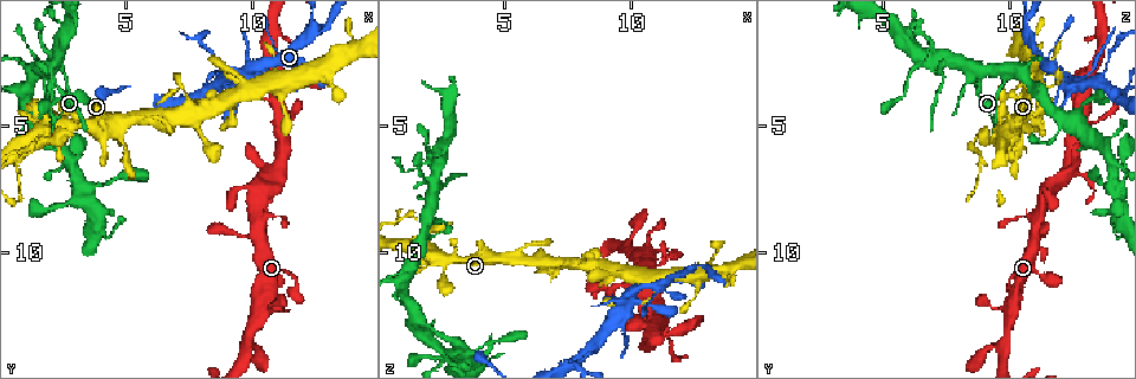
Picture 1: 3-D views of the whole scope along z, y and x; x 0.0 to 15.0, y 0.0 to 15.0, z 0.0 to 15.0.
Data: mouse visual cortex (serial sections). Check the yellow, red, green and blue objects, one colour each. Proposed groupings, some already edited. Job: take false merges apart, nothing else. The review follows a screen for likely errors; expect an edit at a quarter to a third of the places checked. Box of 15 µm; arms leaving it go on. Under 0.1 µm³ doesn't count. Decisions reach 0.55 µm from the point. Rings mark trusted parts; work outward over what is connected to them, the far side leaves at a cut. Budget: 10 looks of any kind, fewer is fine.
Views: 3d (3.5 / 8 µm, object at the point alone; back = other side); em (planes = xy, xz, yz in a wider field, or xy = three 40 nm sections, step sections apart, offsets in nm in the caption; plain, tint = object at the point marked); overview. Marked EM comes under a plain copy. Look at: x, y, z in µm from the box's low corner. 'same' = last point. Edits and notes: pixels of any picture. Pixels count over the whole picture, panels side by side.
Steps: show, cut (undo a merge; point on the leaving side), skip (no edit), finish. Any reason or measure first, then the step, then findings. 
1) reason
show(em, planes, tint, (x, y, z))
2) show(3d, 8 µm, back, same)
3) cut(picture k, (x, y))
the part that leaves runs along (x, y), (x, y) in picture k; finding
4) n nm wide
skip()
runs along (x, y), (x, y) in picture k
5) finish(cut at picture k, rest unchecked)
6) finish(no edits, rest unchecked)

show(3d, 8 µm, (2.0, 5.6, 9.1))

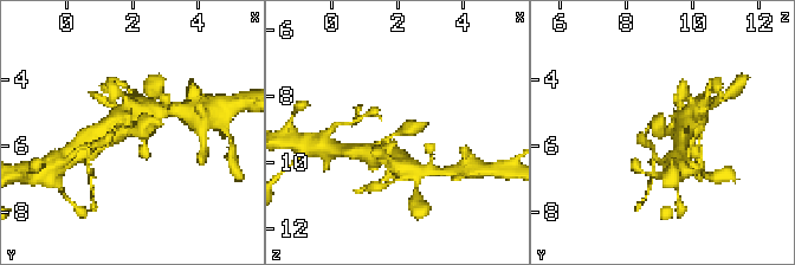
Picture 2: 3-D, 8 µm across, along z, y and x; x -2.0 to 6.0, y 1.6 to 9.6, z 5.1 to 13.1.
need the tissue
show(em, xy, step 2, tint, (2.0, 5.5, 9.2))

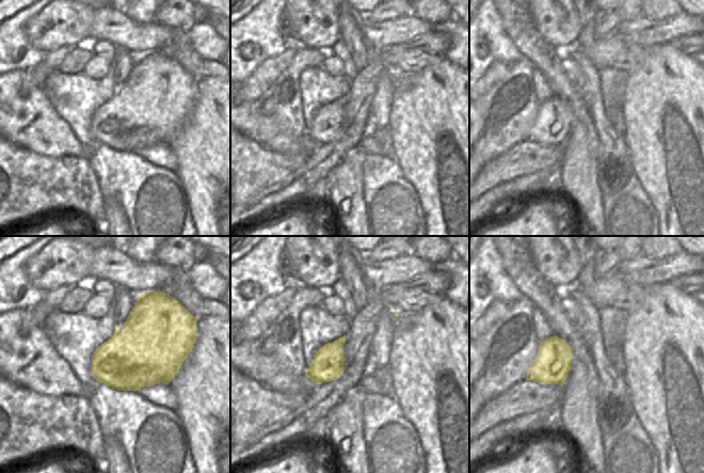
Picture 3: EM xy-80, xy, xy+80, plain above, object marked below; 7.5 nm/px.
240 nm wide
skip()
runs along (395, 159), (389, 139), (425, 124) in picture 2; all the same cell

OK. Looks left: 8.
a fork
show(3d, 8 µm, back, (8.8, 3.3, 13.5))

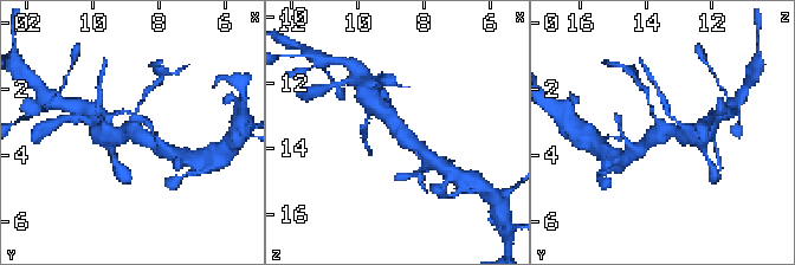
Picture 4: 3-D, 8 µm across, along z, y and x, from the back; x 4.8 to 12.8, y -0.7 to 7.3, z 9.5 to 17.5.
show(em, xy, step 3, tint, (8.8, 3.3, 13.4))

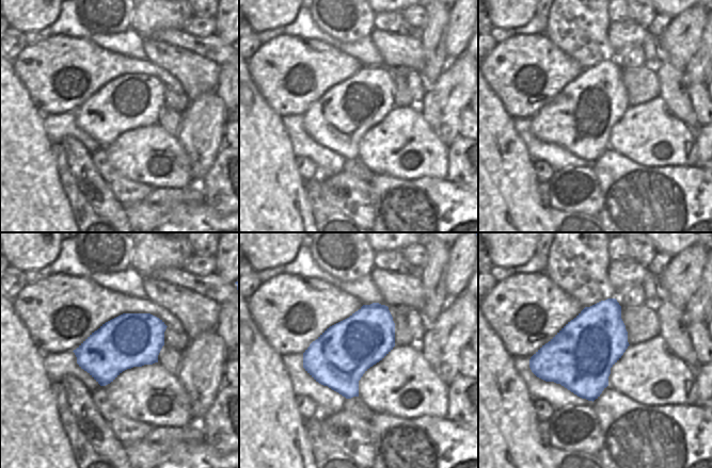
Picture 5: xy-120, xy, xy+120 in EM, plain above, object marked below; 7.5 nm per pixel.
3 arms; arms of 100, 400, 400 nm
skip()
runs along (374, 105), (401, 136), (422, 150) in picture 4; one cell here

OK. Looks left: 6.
abrupt turn
show(3d, 3.5 µm, (7.9, 1.6, 14.4))

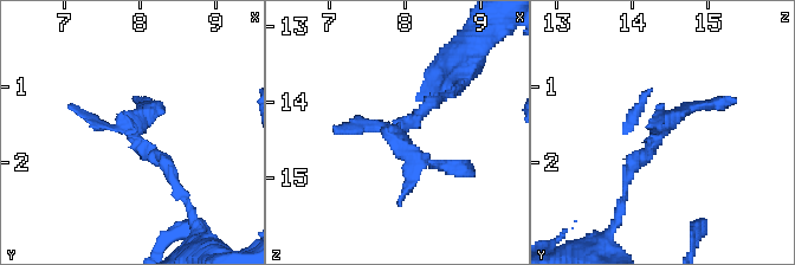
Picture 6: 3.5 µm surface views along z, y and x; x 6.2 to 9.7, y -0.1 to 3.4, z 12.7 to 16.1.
show(em, xy, step 5, tint, (7.90, 1.60, 14.35))

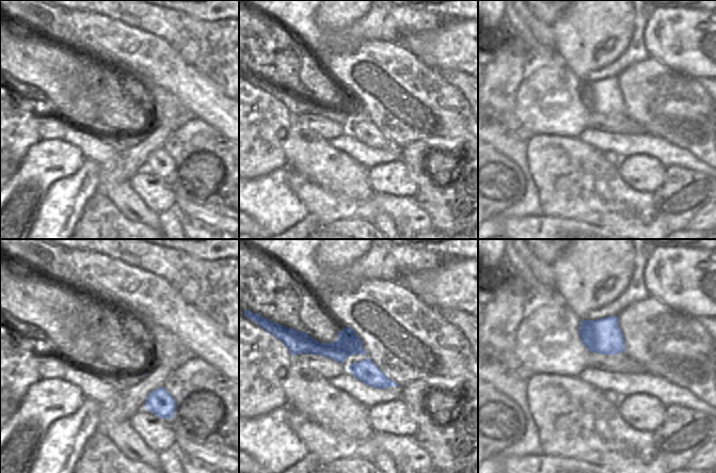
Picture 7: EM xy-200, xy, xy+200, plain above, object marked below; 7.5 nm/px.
skip()
runs along (627, 183), (660, 129), (703, 103) in picture 6; continuous, no second cell

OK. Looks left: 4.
calibre changes
show(3d, 3.5 µm, (12.5, 1.3, 10.6))

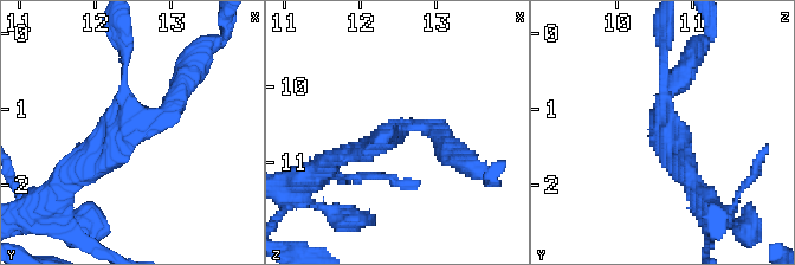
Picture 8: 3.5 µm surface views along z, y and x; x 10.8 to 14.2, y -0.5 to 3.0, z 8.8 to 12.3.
3 arms; arms of 100, 200, 250 nm; shape alone is not enough
show(em, xy, step 1, tint, (12.40, 1.30, 10.65))

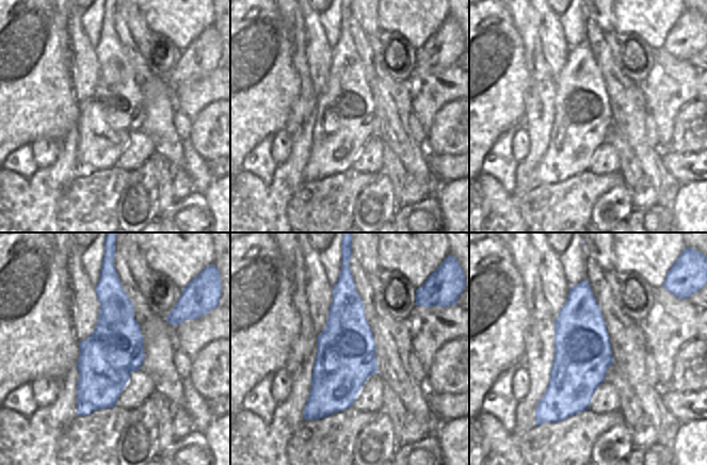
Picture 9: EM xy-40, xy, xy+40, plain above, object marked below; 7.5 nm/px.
show(em, xy, step 3, tint, same)

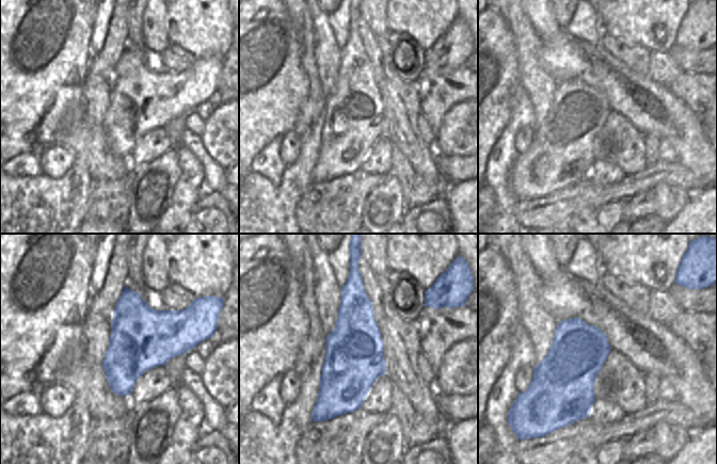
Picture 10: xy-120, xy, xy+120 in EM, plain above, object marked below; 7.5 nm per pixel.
440 nm wide
skip()
runs along (66, 181), (180, 86) in picture 8; all the same cell

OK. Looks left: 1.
finish(no edits, rest unchecked)

